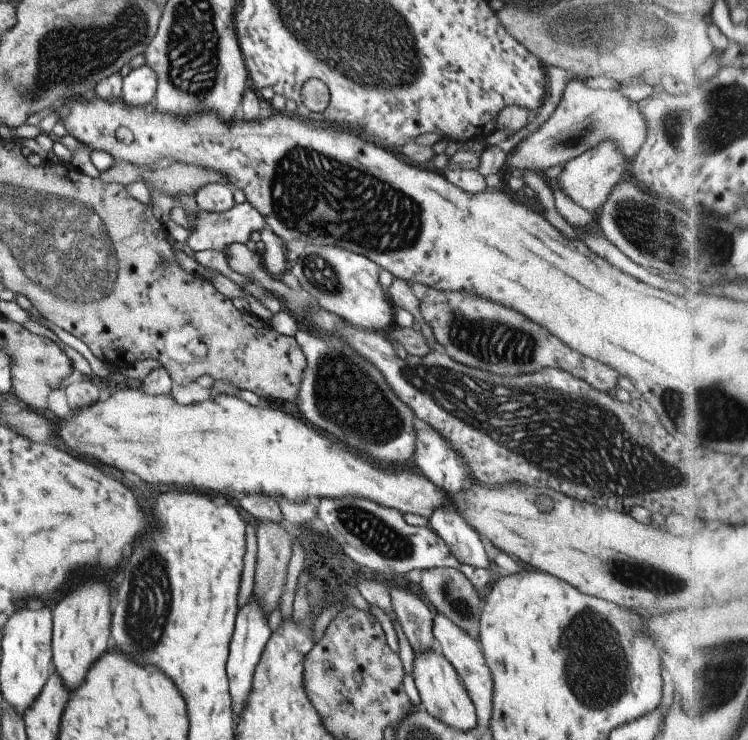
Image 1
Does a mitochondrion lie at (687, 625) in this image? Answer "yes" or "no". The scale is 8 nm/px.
no

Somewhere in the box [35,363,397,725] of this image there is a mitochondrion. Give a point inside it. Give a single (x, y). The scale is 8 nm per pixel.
(146, 603)

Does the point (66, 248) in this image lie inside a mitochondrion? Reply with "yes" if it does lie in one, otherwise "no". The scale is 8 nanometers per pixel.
yes

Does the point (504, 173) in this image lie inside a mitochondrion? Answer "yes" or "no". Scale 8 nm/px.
no

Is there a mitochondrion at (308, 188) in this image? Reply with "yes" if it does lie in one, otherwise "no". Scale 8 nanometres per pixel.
yes

